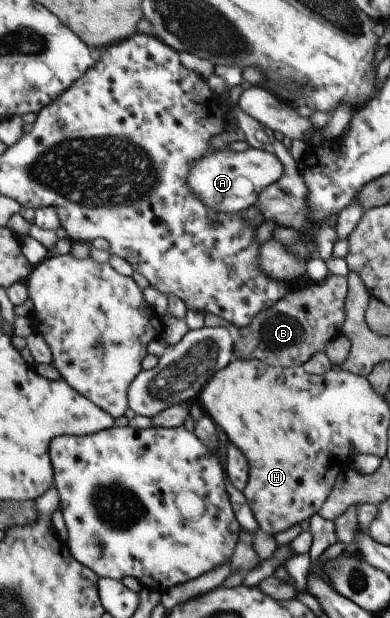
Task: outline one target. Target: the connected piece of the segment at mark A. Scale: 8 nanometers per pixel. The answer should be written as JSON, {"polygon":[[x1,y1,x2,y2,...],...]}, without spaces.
{"polygon":[[251,146,244,152,231,151,228,148,212,152,198,160,192,166,192,176,188,176,188,186,200,200,221,213,240,213,249,206,257,206,260,192,280,180,283,175,283,164,274,153,266,152,257,146]]}

